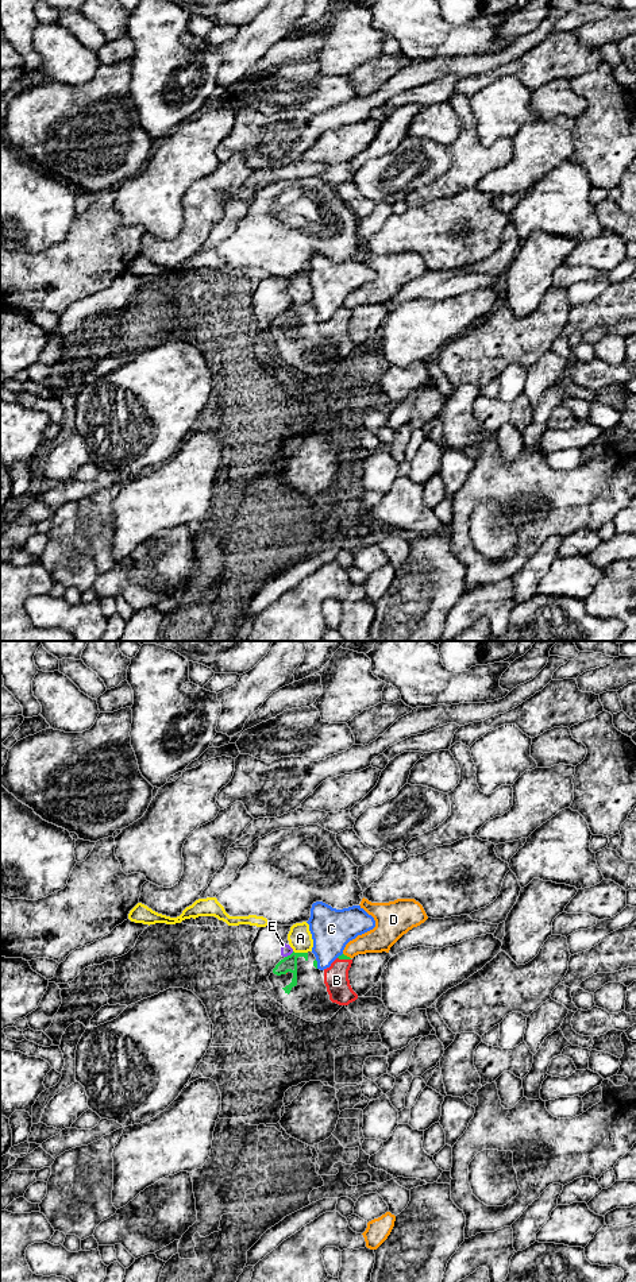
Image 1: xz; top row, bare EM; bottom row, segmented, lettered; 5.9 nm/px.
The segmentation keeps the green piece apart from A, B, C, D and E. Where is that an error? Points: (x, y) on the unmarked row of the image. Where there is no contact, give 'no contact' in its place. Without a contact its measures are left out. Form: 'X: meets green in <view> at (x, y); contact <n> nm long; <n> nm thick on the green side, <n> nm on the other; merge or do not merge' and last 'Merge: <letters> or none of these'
A: meets green in xz at (300, 305); contact 90 nm long; 100 nm thick on the green side, 140 nm on the other; do not merge
B: meets green in xz at (345, 311); contact 80 nm long; 30 nm thick on the green side, 140 nm on the other; merge
C: meets green in xz at (316, 316); contact 60 nm long; 30 nm thick on the green side, 240 nm on the other; do not merge
D: meets green in xz at (346, 308); contact 60 nm long; 30 nm thick on the green side, 160 nm on the other; do not merge
E: meets green in xz at (290, 307); contact 70 nm long; 100 nm thick on the green side, 70 nm on the other; do not merge
Merge: B

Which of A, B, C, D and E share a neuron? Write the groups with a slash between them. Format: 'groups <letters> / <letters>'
groups A / B / C / D / E

